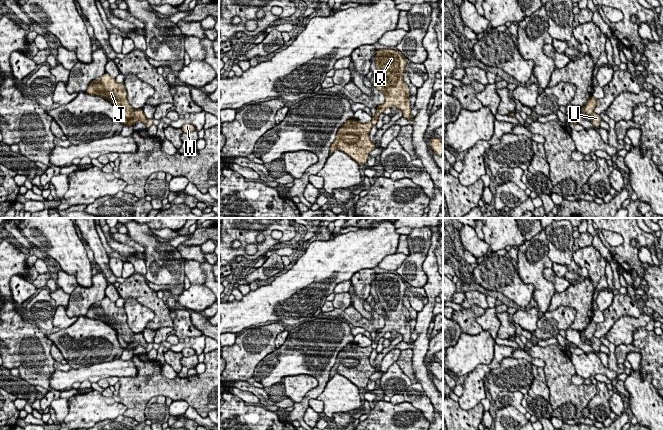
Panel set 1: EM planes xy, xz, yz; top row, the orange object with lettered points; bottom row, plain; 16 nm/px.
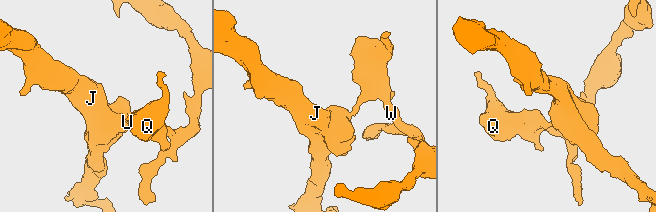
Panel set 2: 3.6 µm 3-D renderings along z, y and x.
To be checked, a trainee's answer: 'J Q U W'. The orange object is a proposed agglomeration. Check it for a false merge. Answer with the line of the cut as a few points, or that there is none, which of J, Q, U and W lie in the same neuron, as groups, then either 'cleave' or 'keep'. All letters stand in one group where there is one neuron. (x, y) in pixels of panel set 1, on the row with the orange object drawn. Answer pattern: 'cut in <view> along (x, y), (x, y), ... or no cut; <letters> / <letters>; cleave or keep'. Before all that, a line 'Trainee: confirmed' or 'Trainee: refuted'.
Trainee: refuted
cut in xy along (148, 120), (145, 123); J U / Q W; cleave

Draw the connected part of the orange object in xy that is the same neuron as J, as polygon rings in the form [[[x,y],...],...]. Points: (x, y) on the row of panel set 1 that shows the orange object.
[[[108,73],[100,76],[96,82],[93,80],[86,90],[90,95],[101,96],[116,106],[118,115],[123,125],[133,126],[136,122],[147,123],[143,109],[134,109],[127,100],[124,84],[118,83]]]

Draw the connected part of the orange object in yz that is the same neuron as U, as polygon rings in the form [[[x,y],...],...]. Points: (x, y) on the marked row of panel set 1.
[[[591,96],[587,103],[580,108],[580,111],[583,111],[585,113],[585,117],[590,117],[591,120],[590,122],[595,126],[595,127],[600,127],[600,122],[601,122],[601,116],[600,114],[595,114],[594,108],[596,107],[597,99],[594,96]]]

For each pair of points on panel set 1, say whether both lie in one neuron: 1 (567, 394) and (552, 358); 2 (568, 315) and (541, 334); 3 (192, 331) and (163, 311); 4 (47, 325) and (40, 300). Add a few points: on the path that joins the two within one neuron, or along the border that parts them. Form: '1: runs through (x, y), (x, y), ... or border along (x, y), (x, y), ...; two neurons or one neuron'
1: runs through (560, 385), (557, 367); one neuron
2: runs through (561, 319), (555, 320), (548, 327); one neuron
3: runs through (184, 327), (180, 323), (173, 323), (168, 319); one neuron
4: runs through (43, 319), (41, 306); one neuron

